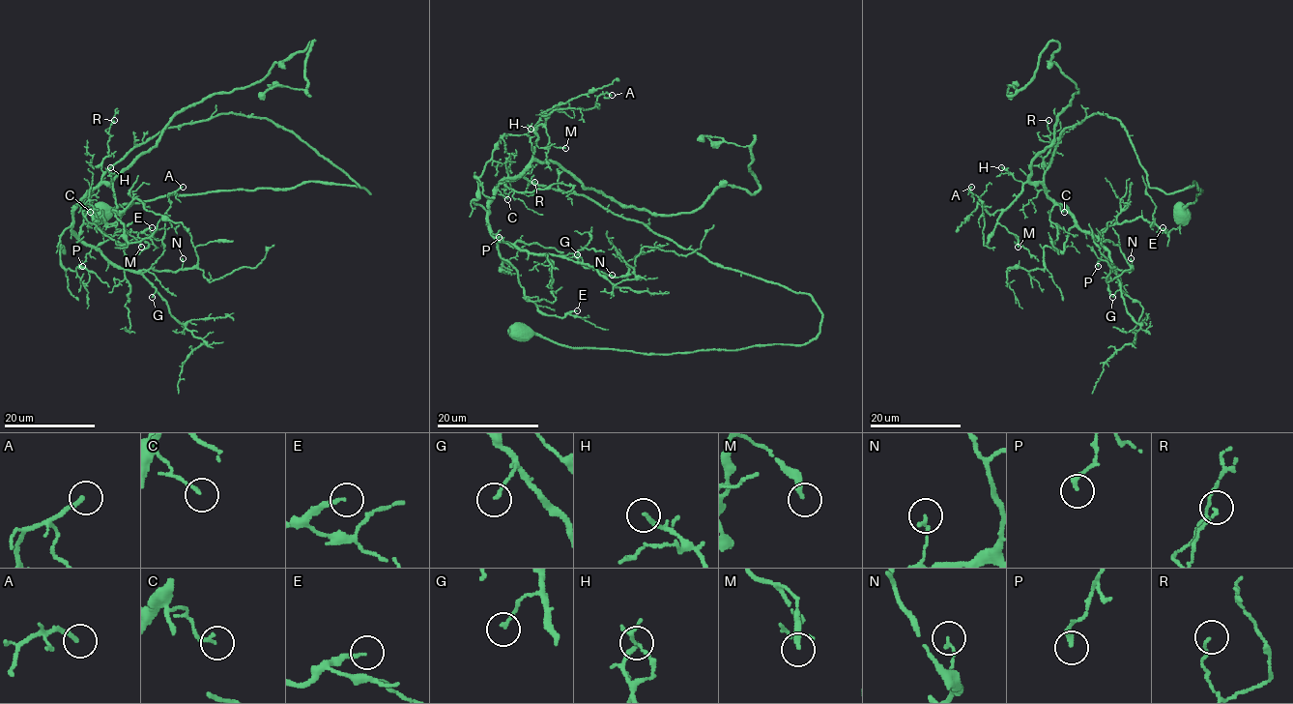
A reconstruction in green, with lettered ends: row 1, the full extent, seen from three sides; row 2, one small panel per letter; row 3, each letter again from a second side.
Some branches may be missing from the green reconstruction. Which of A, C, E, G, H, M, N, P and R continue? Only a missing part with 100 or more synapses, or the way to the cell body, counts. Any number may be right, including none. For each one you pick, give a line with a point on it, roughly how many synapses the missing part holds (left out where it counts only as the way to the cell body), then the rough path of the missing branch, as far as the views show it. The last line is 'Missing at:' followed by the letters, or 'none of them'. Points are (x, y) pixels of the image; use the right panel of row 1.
Missing at: none of them

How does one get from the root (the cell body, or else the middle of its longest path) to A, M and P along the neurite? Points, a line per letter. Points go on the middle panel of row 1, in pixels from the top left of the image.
A: (522, 335), (675, 354), (805, 345), (818, 332), (822, 312), (807, 294), (521, 176), (554, 110), (612, 95)
M: (522, 335), (675, 354), (805, 345), (822, 318), (807, 294), (521, 176), (540, 125), (565, 148)
P: (522, 335), (738, 350), (805, 345), (822, 312), (523, 177), (489, 204), (490, 232), (509, 244), (499, 237)

